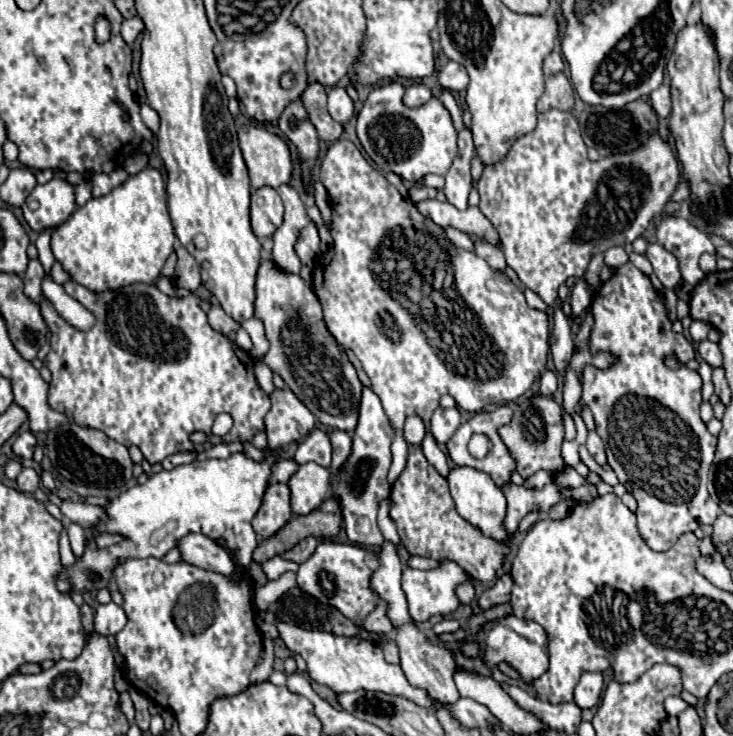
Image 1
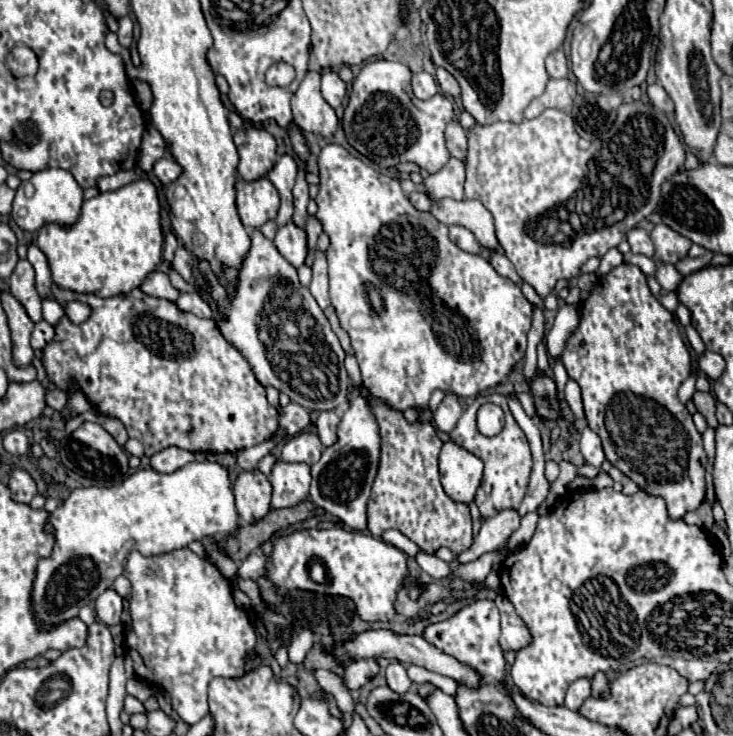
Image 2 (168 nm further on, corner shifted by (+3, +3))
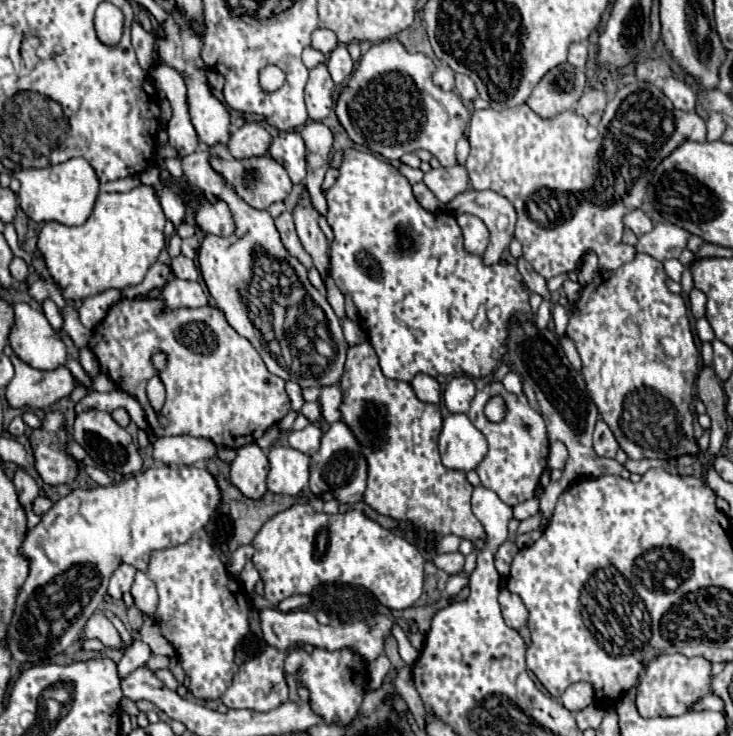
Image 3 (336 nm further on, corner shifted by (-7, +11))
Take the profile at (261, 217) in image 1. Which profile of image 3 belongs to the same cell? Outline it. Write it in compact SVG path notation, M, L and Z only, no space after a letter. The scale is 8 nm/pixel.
M261 156L261 158L247 158L247 160L235 160L235 158L211 158L211 168L221 172L229 184L233 184L235 192L251 204L251 208L257 210L267 210L275 202L283 202L289 192L291 192L291 180L281 164L277 164L271 156Z

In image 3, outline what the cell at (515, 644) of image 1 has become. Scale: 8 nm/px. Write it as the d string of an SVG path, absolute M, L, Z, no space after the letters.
M501 592L499 604L501 604L501 610L503 610L505 624L509 628L519 630L521 626L527 624L529 612L527 612L527 608L525 608L525 604L523 604L523 600L519 596L515 596L513 592Z

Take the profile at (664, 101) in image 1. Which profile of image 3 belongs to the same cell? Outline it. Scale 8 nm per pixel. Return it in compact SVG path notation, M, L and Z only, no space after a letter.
M667 76L667 78L665 78L665 84L663 84L663 92L665 92L665 96L673 102L675 108L685 110L685 112L695 110L697 94L695 94L695 90L693 90L689 84L685 84L683 80L673 78L673 76Z

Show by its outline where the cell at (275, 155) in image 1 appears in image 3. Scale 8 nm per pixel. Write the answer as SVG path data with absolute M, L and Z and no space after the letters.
M251 122L251 124L243 124L239 130L231 134L227 148L237 160L243 160L243 158L267 154L269 144L271 144L271 134L261 124Z

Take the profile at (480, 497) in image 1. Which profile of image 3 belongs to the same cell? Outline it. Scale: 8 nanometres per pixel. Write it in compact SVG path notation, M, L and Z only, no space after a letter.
M449 414L443 420L439 436L439 450L443 464L451 470L475 470L487 454L485 436L469 422L465 414Z

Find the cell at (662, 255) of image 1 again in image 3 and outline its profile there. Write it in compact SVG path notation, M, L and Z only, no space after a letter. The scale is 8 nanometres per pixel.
M633 210L633 212L629 212L629 214L623 218L623 222L625 222L627 228L631 228L631 230L635 232L635 236L643 236L643 234L651 232L651 228L653 228L651 218L649 218L643 210Z

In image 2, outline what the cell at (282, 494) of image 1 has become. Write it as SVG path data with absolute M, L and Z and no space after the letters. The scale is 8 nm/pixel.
M259 470L239 472L233 480L233 494L237 514L243 524L253 524L253 520L261 520L265 512L269 512L271 504L271 484L265 474Z

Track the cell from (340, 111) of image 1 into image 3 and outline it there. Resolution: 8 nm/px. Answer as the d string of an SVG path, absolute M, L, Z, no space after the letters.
M339 44L331 52L331 56L327 58L327 68L329 68L331 78L333 78L335 84L343 84L351 76L351 72L353 72L353 60L351 60L345 44Z

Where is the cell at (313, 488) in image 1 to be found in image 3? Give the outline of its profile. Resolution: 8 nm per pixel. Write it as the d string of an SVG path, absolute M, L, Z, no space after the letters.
M287 446L271 448L269 452L269 474L267 488L273 494L297 496L309 484L309 462L311 458Z

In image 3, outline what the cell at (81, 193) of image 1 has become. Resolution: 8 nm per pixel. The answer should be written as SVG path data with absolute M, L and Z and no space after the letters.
M123 178L123 180L115 180L115 182L107 182L107 184L101 184L101 192L127 192L131 188L135 188L139 182L139 178Z

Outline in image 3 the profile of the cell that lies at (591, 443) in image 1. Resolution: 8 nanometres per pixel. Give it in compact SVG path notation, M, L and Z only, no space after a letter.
M597 420L597 424L595 424L593 448L595 448L597 456L603 456L603 458L615 458L615 452L619 450L619 444L617 444L613 432L609 430L609 426L603 420Z

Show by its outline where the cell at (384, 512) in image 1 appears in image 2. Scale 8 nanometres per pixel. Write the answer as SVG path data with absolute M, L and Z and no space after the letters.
M421 552L421 554L417 554L415 560L417 560L417 564L423 568L423 572L429 574L431 578L443 580L443 578L447 578L447 576L451 574L449 564L443 562L443 560L439 560L439 558L433 556L433 554L425 554L425 552Z

